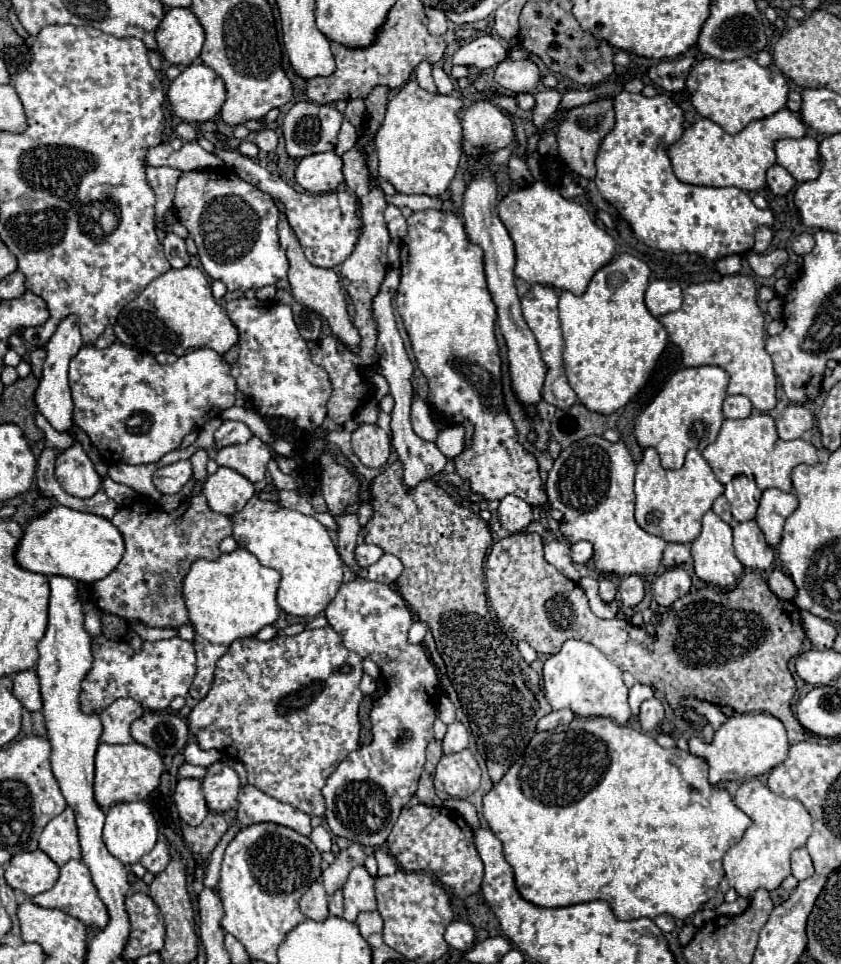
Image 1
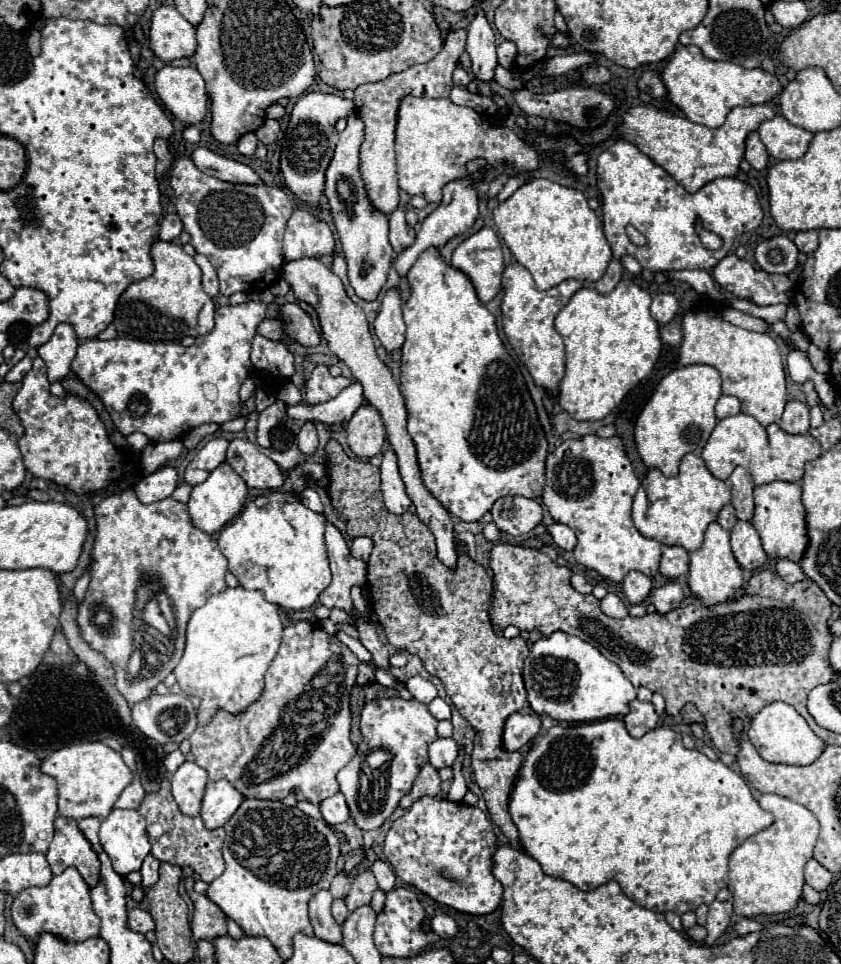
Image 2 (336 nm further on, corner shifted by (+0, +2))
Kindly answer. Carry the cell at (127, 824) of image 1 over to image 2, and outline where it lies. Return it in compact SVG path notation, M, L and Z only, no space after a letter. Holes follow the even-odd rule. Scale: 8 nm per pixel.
M111 810L111 814L107 818L103 818L101 830L99 830L99 840L101 840L103 850L109 854L117 874L125 876L125 874L141 868L145 856L151 850L145 826L147 826L145 818L137 810Z

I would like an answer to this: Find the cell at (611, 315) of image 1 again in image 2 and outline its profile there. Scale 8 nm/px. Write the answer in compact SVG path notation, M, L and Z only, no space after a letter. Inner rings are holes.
M623 278L609 294L597 292L593 286L579 288L567 306L557 314L555 328L565 340L567 366L565 376L561 380L561 396L559 404L565 412L569 412L575 420L601 420L605 418L631 388L635 388L643 378L647 378L661 354L661 338L659 324L649 314L651 294L637 286L633 280Z

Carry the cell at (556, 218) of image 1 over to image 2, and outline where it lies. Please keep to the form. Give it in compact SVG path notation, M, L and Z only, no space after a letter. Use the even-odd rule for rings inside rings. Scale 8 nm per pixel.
M535 178L535 180L527 182L511 198L497 204L493 208L493 220L495 220L499 236L503 238L503 242L515 256L515 262L519 262L521 266L525 266L531 272L537 290L549 290L569 278L597 282L605 274L605 270L613 258L611 246L603 234L603 224L595 216L595 212L587 206L587 198L575 188L565 188L565 186L545 180L545 178Z

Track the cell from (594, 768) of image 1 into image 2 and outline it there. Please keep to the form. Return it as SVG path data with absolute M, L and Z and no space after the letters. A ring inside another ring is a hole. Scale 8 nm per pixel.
M605 718L597 722L587 722L587 724L571 724L571 726L561 726L555 724L549 730L541 732L531 740L531 750L527 752L513 790L509 794L509 814L513 824L519 830L519 840L523 850L541 864L543 872L555 878L563 878L577 886L579 890L591 892L601 884L607 884L609 880L615 880L621 890L625 892L627 898L631 898L637 906L653 910L653 912L675 912L675 914L685 914L689 910L695 910L701 904L711 904L717 896L717 892L727 886L727 860L729 854L743 844L749 836L755 832L771 826L773 814L763 810L757 800L751 796L751 790L747 782L735 774L731 768L727 768L721 760L709 760L705 754L699 750L687 750L681 744L681 734L673 732L671 728L655 728L647 732L643 738L631 738L625 722L621 718Z

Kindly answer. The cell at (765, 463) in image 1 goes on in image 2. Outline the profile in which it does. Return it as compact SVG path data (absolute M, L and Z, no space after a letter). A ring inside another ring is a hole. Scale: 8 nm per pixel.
M743 412L719 420L701 452L701 458L715 478L727 480L737 466L743 466L751 472L757 486L769 484L773 480L797 482L803 478L805 462L815 460L817 456L821 456L821 446L813 436L788 434L775 423L765 430L765 426L761 426L753 416Z

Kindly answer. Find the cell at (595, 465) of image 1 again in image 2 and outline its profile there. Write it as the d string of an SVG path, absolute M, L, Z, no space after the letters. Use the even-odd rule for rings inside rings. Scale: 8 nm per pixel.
M585 436L581 440L565 440L561 446L555 448L547 456L547 482L543 488L543 504L547 506L549 514L557 524L567 524L577 534L577 546L573 550L579 564L597 570L603 578L613 582L621 582L631 570L643 572L645 576L653 578L659 570L661 560L661 544L657 540L645 538L633 526L631 520L631 502L639 488L639 478L633 472L631 460L627 458L621 438L599 438L599 436Z

